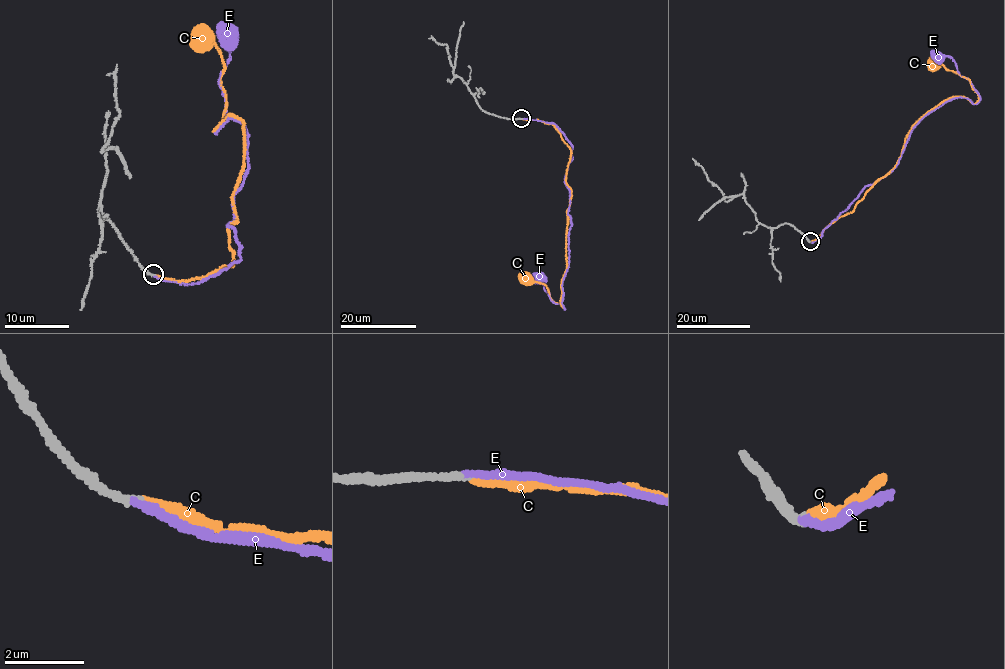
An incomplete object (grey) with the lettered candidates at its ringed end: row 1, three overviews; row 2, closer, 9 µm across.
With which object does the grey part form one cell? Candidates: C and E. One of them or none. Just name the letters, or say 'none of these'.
E

